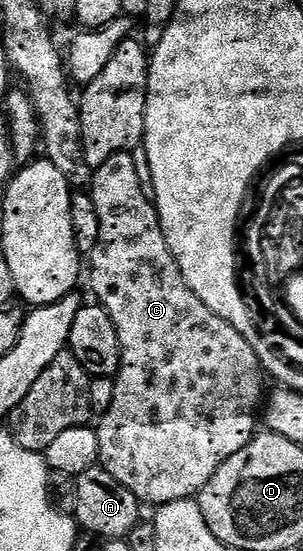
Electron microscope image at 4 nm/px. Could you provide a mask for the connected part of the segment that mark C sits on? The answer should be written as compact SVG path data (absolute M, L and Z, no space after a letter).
M123 151L110 157L110 161L106 161L106 165L93 170L90 184L90 194L94 206L98 209L98 221L100 222L98 245L92 250L90 256L92 291L100 298L97 299L99 306L104 307L110 321L114 321L114 329L118 329L118 341L120 342L120 370L114 376L114 399L104 415L99 416L96 432L100 450L99 466L104 467L110 473L110 477L114 477L114 481L126 485L126 489L130 489L130 493L134 493L134 497L141 503L159 505L199 496L206 481L210 481L210 477L214 477L214 473L218 473L220 466L226 461L230 461L230 457L234 457L234 453L238 453L238 449L246 449L246 445L258 430L256 419L258 423L258 412L261 410L262 400L266 395L266 390L264 391L266 375L260 366L260 358L254 353L250 341L246 341L246 337L242 337L242 333L238 333L238 329L234 329L234 325L222 321L222 317L218 317L213 311L206 309L206 305L202 305L198 293L194 293L194 289L190 289L190 285L186 285L186 281L182 277L182 269L178 269L178 261L174 261L174 253L170 253L170 245L162 233L156 204L146 190L141 164L140 167L136 164L134 156L135 154Z

